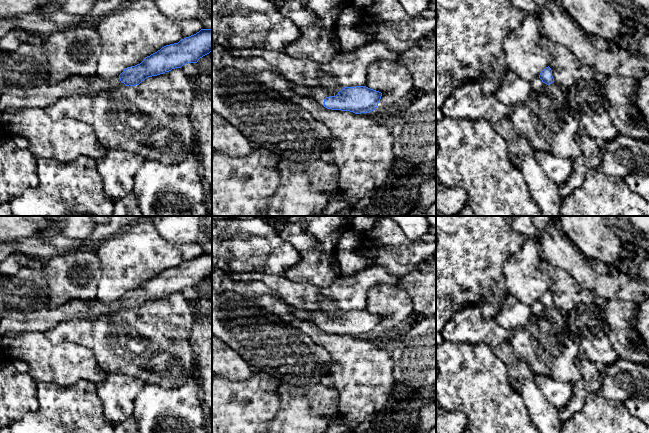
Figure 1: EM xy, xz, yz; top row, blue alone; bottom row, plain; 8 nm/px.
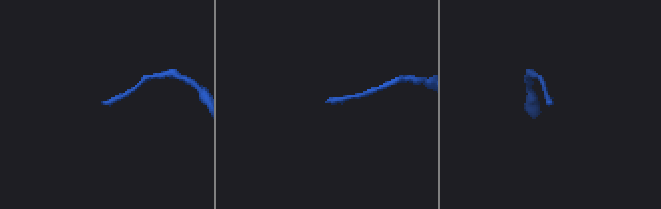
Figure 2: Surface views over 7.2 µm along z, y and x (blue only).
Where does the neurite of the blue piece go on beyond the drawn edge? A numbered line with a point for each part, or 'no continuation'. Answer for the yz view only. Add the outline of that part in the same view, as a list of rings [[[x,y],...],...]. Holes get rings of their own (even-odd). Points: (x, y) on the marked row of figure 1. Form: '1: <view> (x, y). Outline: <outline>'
1: yz (536, 83). Outline: [[[539,76],[533,78],[530,81],[530,83],[531,83],[531,90],[532,91],[541,91],[546,86],[548,86],[547,84],[545,84],[545,83],[542,82],[542,80],[539,78]]]

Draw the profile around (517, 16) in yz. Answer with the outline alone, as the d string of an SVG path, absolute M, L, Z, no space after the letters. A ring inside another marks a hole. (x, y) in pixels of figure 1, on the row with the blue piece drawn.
M436 0L436 16L436 108L442 108L452 91L468 82L477 82L485 94L496 96L501 88L503 77L508 72L503 50L504 39L512 30L521 25L526 13L515 8L510 0Z

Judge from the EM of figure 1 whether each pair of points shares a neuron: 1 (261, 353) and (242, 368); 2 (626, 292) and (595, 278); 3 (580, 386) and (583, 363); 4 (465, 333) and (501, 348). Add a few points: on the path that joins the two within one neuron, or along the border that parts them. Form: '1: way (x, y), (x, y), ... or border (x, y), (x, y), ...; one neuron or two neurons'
1: border (230, 347), (255, 371); two neurons
2: way (618, 292), (603, 285); one neuron
3: way (585, 380), (585, 369); one neuron
4: way (474, 333), (486, 333), (492, 339); one neuron

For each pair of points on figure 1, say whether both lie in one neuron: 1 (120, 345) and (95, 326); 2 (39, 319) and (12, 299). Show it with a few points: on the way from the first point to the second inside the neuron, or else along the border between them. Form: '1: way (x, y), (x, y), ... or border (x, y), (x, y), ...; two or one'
1: way (114, 339), (101, 332); one
2: border (45, 305), (20, 314), (10, 311); two

